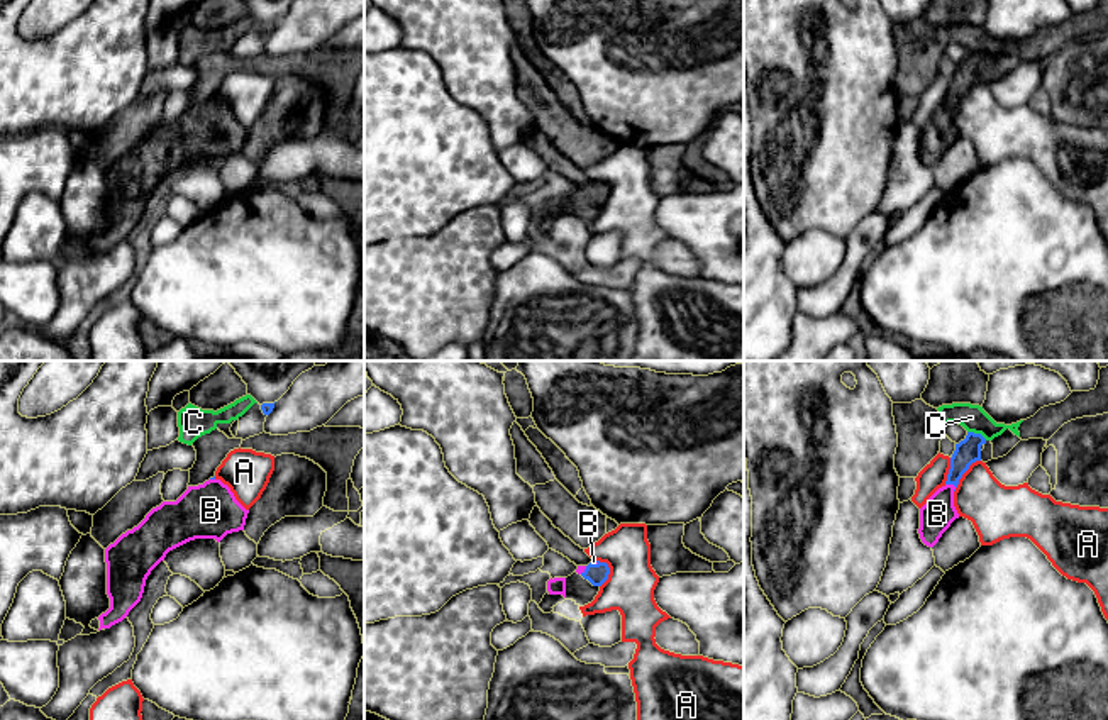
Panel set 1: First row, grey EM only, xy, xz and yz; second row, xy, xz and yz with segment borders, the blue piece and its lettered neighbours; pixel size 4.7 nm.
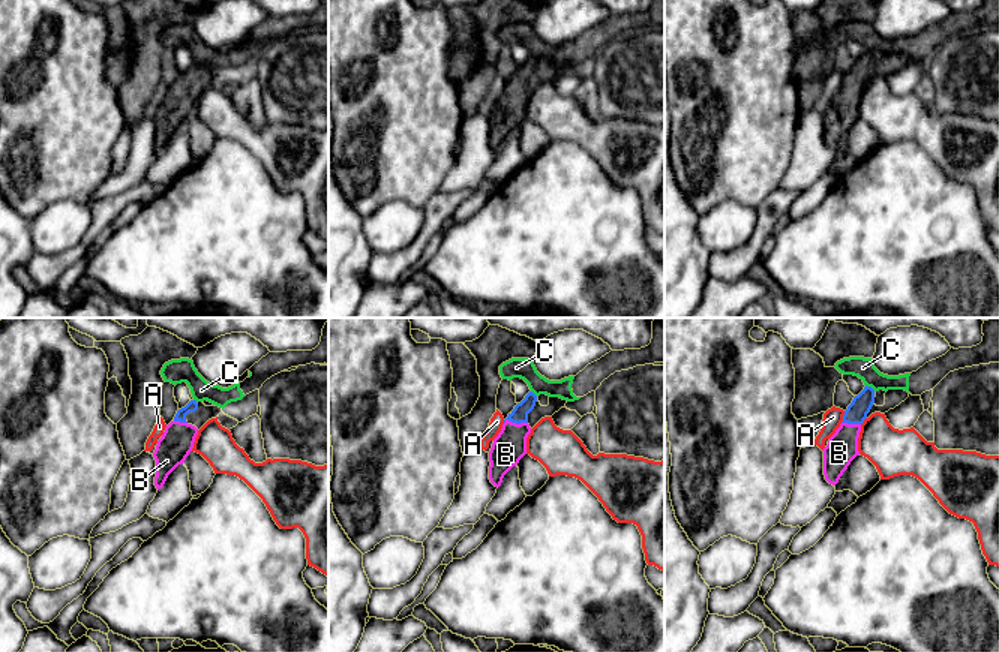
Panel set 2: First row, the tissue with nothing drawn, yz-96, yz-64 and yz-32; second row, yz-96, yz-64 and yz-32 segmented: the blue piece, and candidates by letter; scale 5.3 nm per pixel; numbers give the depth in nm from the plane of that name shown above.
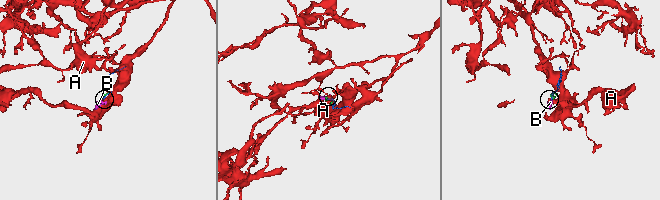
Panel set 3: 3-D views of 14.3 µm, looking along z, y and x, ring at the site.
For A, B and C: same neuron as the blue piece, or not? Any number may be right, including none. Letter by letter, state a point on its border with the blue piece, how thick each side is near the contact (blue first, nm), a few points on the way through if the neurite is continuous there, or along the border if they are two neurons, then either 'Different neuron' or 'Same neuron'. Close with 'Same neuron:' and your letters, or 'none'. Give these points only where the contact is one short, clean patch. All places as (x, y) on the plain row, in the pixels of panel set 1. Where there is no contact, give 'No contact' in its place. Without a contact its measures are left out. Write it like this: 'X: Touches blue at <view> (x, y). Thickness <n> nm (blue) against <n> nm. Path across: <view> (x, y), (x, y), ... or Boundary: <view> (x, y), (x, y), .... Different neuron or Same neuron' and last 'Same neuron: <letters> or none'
A: Touches blue at xz (609, 190). Thickness 100 nm (blue) against 220 nm. Boundary: xz (593, 178), (609, 188), (609, 199), (600, 207). Different neuron
B: Touches blue at yz (952, 104). Thickness 120 nm (blue) against 160 nm. Path across: yz (968, 72), (959, 83), (952, 104), (937, 134). Same neuron
C: Touches blue at yz (978, 55). Thickness 120 nm (blue) against 120 nm. Different neuron
Same neuron: B

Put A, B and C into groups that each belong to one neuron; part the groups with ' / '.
A / B / C

